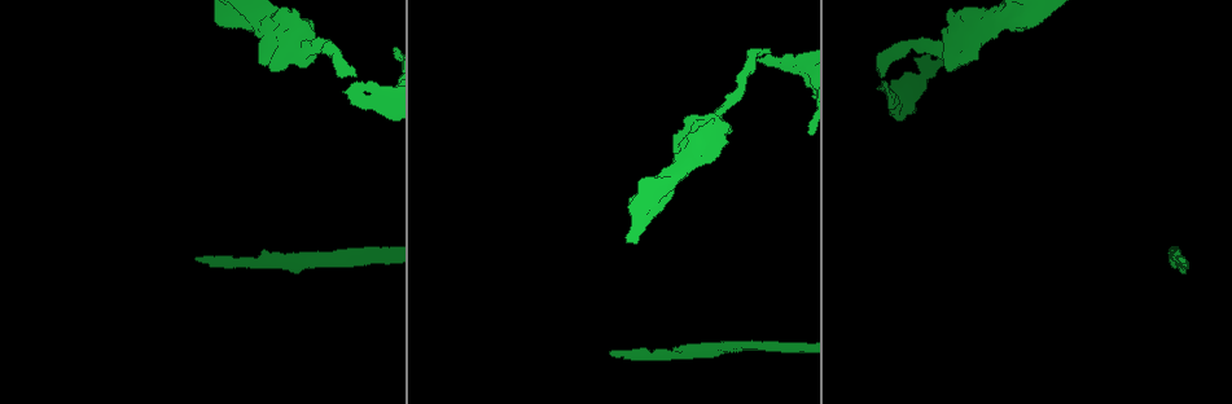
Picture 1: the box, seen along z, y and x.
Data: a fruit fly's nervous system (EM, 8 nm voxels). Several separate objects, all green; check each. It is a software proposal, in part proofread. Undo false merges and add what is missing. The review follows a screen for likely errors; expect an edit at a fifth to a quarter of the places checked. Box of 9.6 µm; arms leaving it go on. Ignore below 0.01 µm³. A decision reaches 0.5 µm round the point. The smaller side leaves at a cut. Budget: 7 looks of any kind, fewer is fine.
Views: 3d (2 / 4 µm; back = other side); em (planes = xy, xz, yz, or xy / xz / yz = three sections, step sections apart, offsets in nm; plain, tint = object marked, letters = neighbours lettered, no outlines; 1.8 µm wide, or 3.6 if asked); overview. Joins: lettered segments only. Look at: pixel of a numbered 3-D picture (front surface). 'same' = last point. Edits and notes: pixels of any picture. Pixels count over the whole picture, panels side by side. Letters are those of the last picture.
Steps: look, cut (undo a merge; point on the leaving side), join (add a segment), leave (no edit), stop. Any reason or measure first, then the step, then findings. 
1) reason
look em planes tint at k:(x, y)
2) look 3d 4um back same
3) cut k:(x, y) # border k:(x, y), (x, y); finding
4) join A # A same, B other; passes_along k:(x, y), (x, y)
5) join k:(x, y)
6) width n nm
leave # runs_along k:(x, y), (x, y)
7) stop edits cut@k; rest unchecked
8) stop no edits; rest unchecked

free end
look em xz step 4 tint at 1:(767, 50)

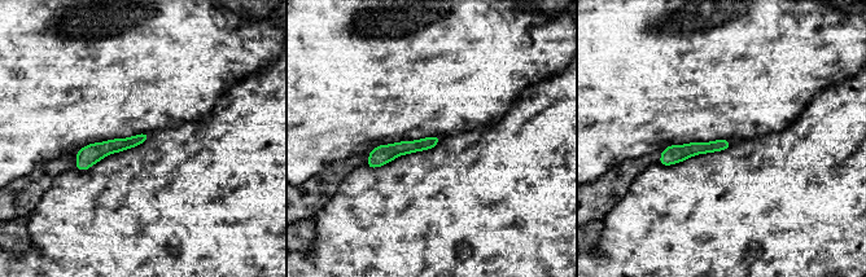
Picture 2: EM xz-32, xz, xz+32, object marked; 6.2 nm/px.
cut it another way
look em planes letters same

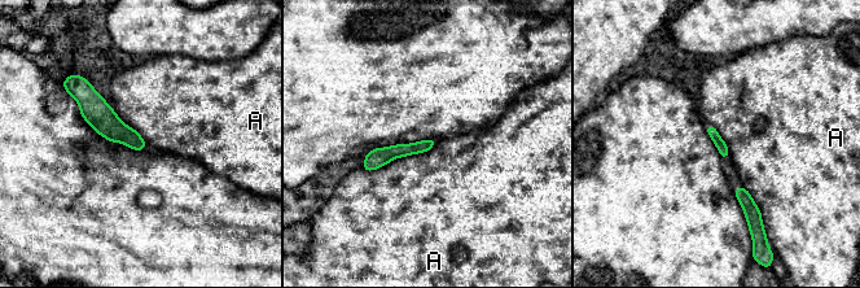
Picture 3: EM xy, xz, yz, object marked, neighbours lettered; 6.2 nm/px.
leave # A other; border 3:(437, 140), (428, 151), (362, 169); no lettered segment goes on from it

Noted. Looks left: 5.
stops while still wide
look em planes letters at 1:(263, 60)

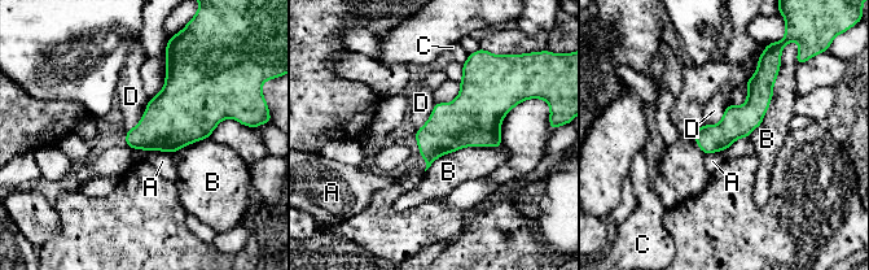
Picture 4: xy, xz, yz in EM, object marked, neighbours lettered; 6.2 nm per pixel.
longest_contact B 500 nm
leave # A other, B other, C other, D other; no lettered segment goes on from it

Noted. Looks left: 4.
an open end
look 3d 4um at 1:(1185, 261)

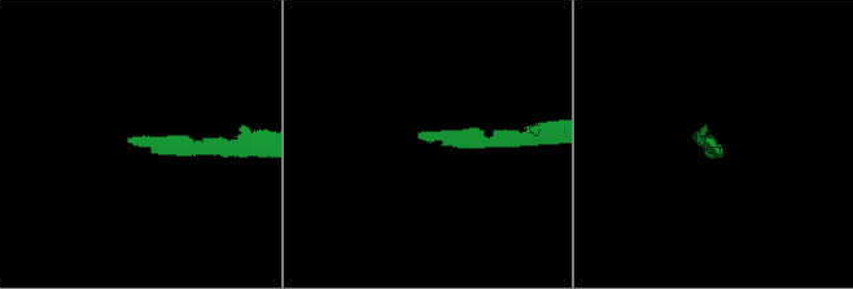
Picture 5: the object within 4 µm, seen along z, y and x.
look em 3.6um planes letters at 5:(130, 140)

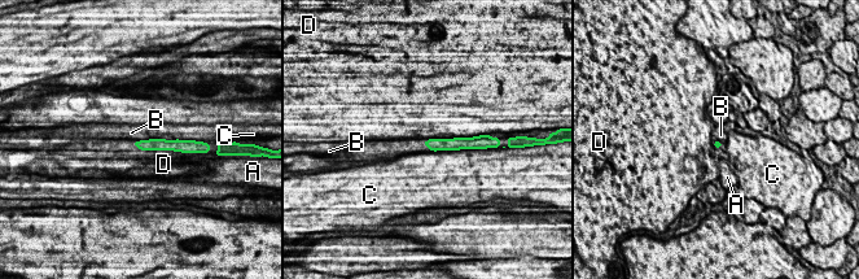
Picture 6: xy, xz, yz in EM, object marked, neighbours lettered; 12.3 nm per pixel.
width 90 nm; longest_contact C 480 nm
leave # A other, B other, C other, D other; no lettered segment goes on from it

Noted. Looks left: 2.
stop no edits; rest unchecked

